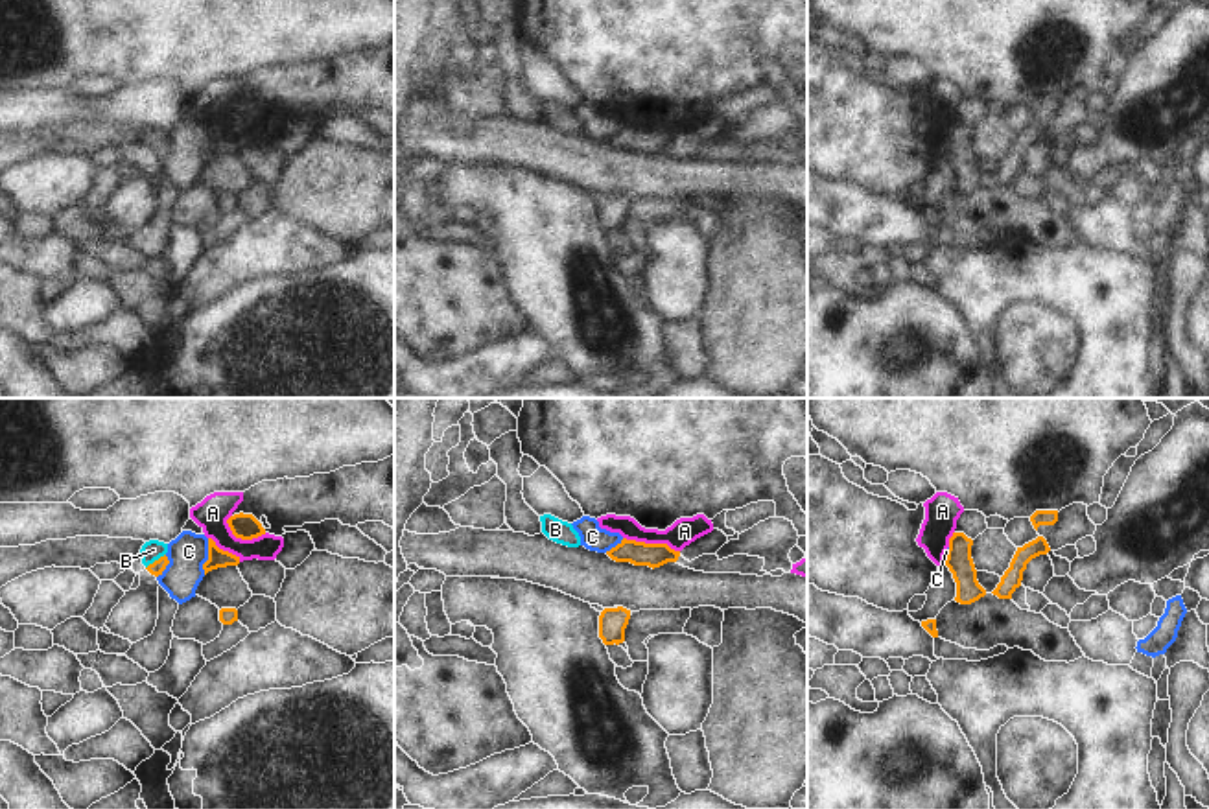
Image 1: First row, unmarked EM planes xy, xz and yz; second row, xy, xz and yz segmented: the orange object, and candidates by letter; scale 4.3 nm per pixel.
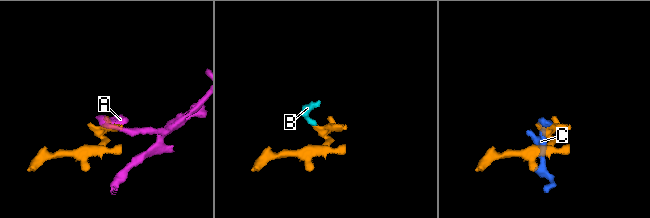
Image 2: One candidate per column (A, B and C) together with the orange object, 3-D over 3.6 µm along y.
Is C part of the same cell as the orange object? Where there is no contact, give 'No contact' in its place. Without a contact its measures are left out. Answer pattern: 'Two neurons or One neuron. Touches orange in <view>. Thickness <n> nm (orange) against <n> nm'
Two neurons. Touches orange in xy. Thickness 80 nm (orange) against 170 nm

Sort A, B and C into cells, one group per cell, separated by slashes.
A / B / C

